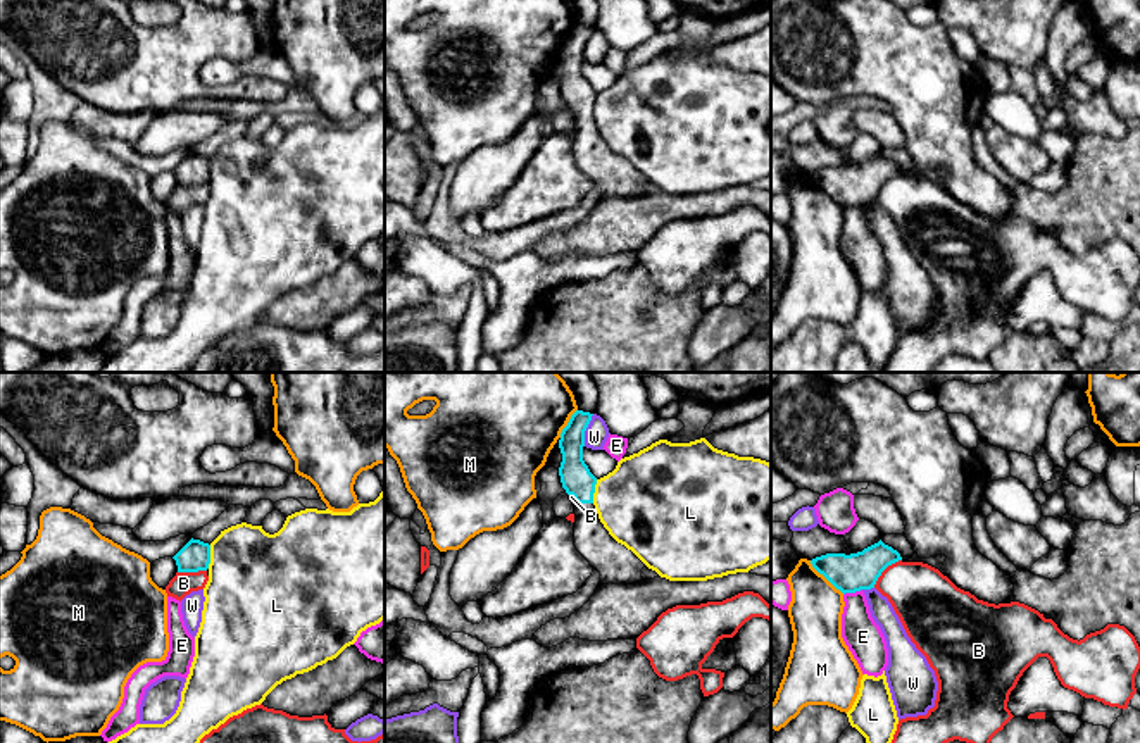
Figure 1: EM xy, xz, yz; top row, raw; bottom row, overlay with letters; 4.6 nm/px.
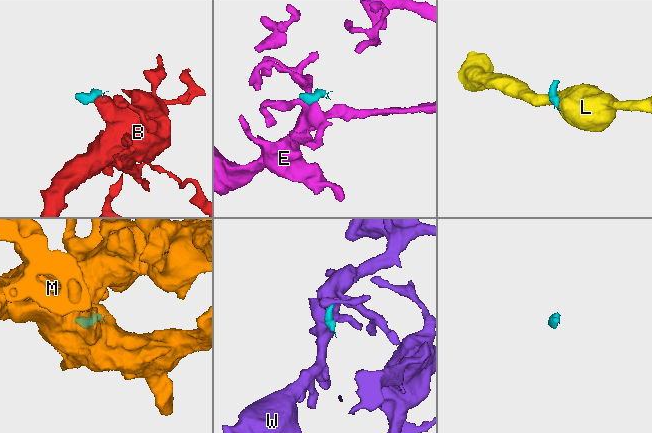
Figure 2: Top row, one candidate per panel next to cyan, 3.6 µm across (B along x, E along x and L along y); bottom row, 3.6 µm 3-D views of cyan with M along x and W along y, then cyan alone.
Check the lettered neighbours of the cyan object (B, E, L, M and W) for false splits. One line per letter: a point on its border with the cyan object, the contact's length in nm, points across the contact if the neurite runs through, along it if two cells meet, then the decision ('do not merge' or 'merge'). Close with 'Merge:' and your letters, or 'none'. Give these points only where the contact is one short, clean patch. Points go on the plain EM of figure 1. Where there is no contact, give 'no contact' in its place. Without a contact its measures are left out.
B: yz (883, 183) | 190 nm | along yz (901, 173), (892, 176), (873, 200) | do not merge
E: yz (852, 206) | 90 nm | along yz (861, 202), (844, 209) | do not merge
L: xy (209, 171) | 110 nm | along xy (211, 159), (211, 176), (207, 181) | do not merge
M: yz (826, 192) | 220 nm | along yz (809, 174), (844, 207) | do not merge
W: xz (585, 43) | 160 nm | along xz (594, 28), (585, 45), (583, 59) | do not merge
Merge: none

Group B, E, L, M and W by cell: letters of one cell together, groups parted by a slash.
B / E / L / M / W

